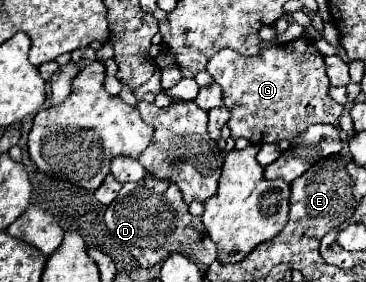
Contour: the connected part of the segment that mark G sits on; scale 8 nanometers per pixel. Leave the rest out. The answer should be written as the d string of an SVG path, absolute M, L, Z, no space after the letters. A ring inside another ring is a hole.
M309 37L263 49L255 57L221 49L207 63L207 73L223 89L223 103L231 111L227 125L233 139L245 137L257 145L273 143L279 151L287 151L289 143L309 125L337 123L343 113L343 107L329 95L323 55Z

